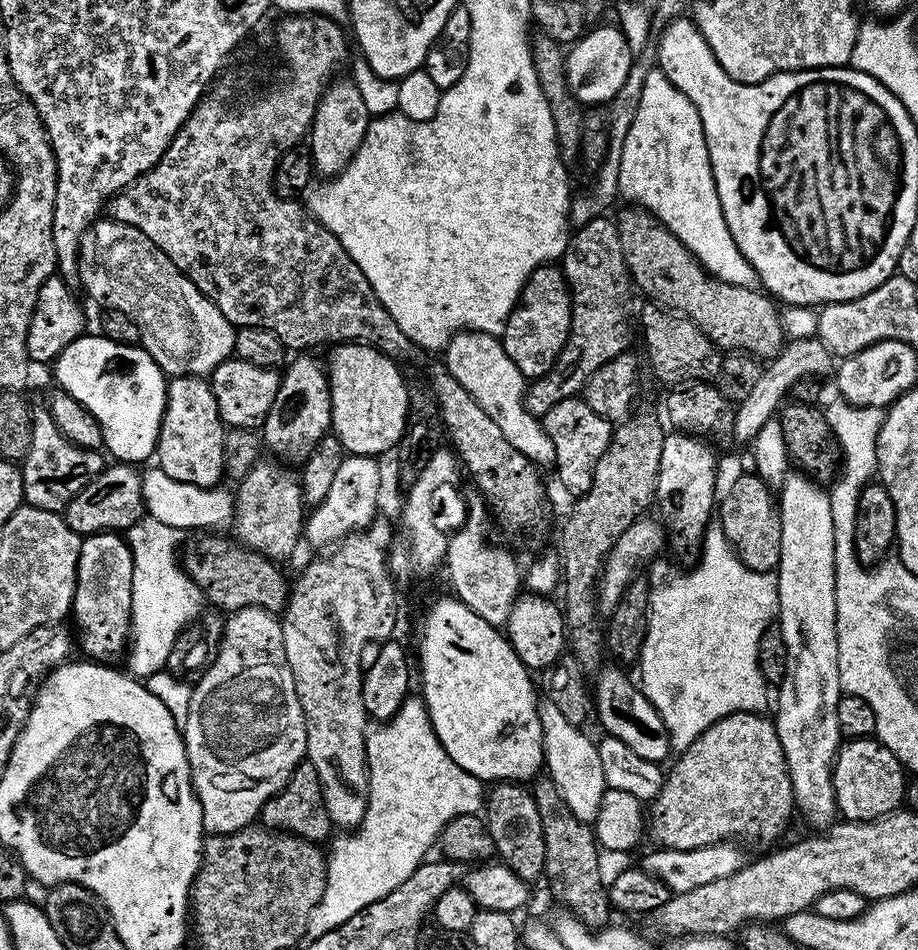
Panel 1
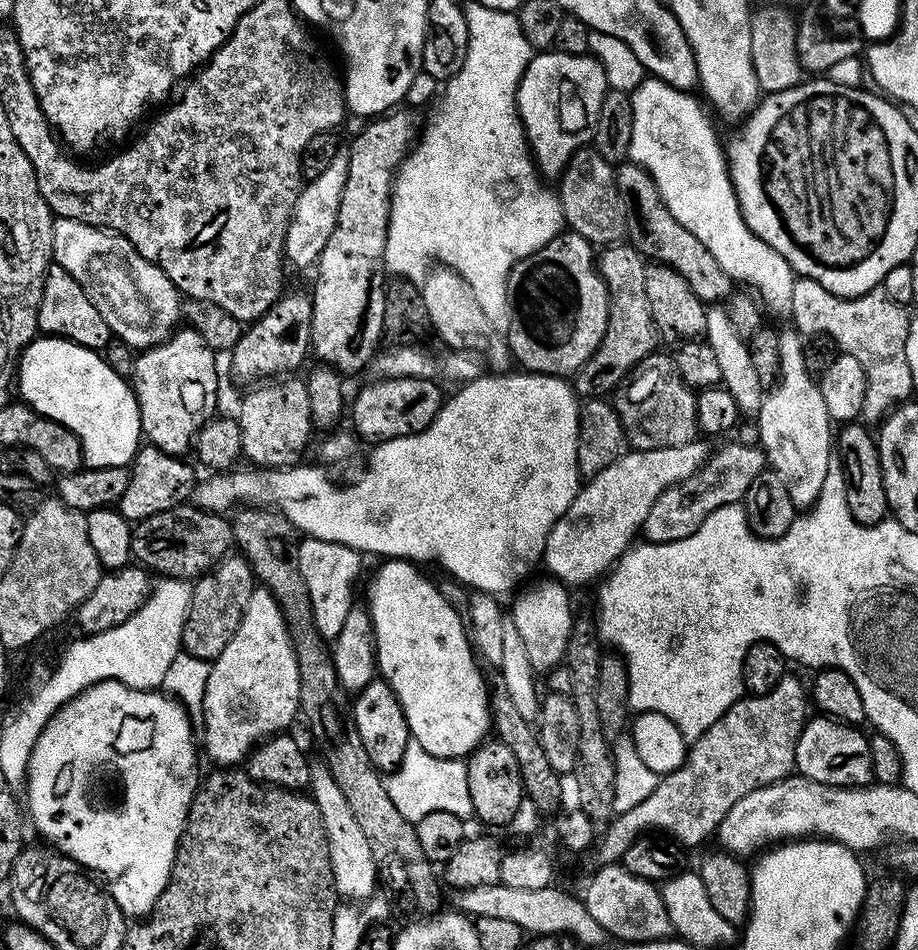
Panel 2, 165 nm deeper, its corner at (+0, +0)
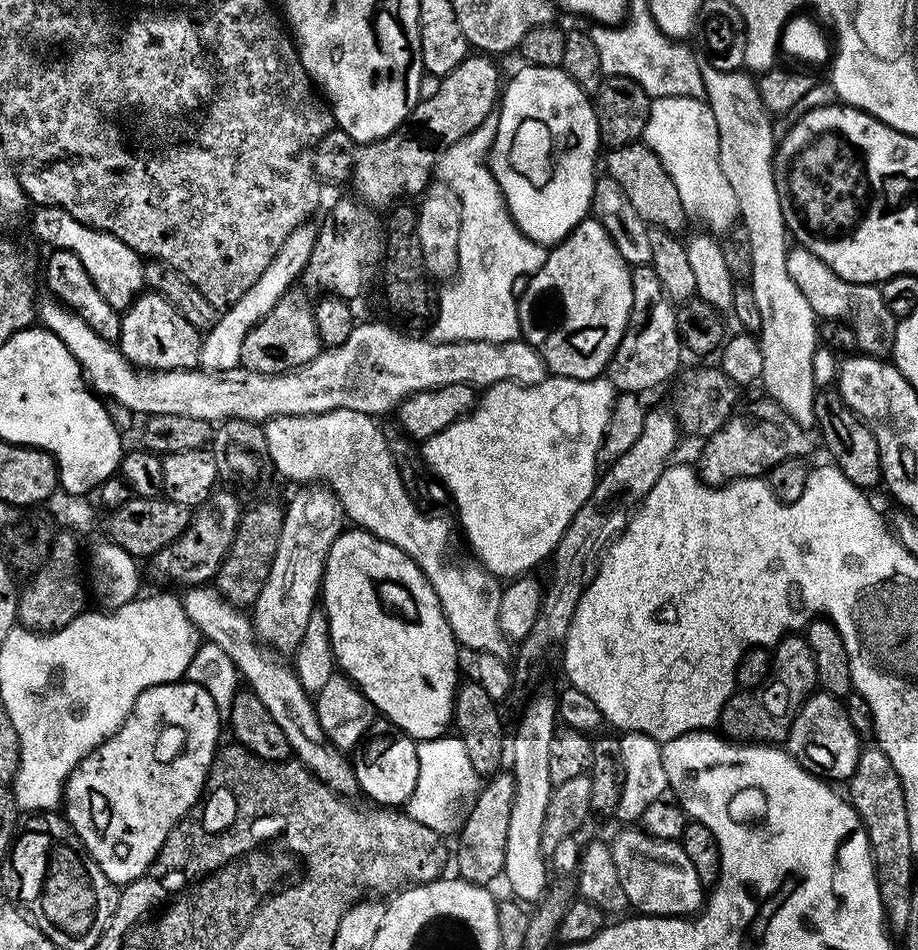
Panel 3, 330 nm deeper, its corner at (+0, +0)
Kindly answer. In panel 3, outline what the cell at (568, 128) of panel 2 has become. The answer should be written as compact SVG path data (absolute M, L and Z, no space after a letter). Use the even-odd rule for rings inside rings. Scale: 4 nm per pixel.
M524 64L513 74L512 81L510 81L509 84L507 81L507 83L503 85L502 95L498 100L496 137L492 143L490 153L490 167L500 187L500 193L504 196L508 213L512 216L513 222L522 230L522 234L526 234L534 242L551 246L567 238L570 234L570 230L574 230L574 226L578 226L578 222L582 222L589 215L592 206L594 186L598 179L598 171L596 172L596 155L598 155L599 152L602 152L602 145L600 142L600 131L598 130L598 118L596 117L593 101L590 99L589 93L582 91L578 86L578 82L574 82L574 78L570 78L570 74L566 74L563 68Z

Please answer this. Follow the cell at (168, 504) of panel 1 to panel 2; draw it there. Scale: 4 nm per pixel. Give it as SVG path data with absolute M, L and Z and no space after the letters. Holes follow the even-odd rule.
M523 370L517 371L517 376L512 376L513 374L482 374L476 380L469 380L467 382L461 383L460 388L452 397L445 399L440 406L440 412L435 418L430 422L428 428L422 429L420 432L415 432L409 436L396 436L392 440L382 440L375 445L376 448L372 452L372 457L368 460L368 469L357 478L353 484L335 484L326 473L320 468L300 468L301 466L292 466L287 470L252 470L256 472L240 472L241 470L232 470L227 474L208 474L208 477L201 479L197 483L194 489L194 504L197 508L205 508L208 512L219 512L221 514L227 513L227 508L235 509L237 506L244 506L251 502L256 506L274 506L275 511L283 514L285 518L289 520L292 524L293 529L297 533L303 534L305 537L312 537L315 540L325 540L326 542L341 543L342 546L352 547L354 551L361 554L367 554L367 552L373 552L374 555L380 556L379 558L399 558L401 560L407 560L409 562L421 562L420 560L437 560L442 567L445 568L447 575L453 580L461 582L463 585L467 586L469 589L475 590L477 592L487 592L491 594L499 594L498 592L508 592L532 567L539 565L541 563L541 556L544 550L544 543L547 540L547 535L550 534L551 528L556 522L558 522L561 514L567 509L572 502L576 493L582 487L582 477L580 474L580 469L576 466L576 444L580 440L580 414L582 411L581 401L578 399L573 385L569 383L567 379L558 376L538 376L535 374L529 374Z

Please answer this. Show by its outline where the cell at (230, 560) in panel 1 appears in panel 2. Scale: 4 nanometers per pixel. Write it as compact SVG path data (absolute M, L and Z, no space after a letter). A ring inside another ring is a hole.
M185 502L178 508L162 510L162 514L137 520L132 530L133 557L145 569L160 572L156 574L161 577L195 581L209 572L216 561L229 555L233 547L232 525L224 519L219 512L208 512Z

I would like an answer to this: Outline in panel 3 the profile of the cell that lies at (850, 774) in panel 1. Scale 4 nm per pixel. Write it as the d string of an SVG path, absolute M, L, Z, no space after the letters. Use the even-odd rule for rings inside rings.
M820 691L809 695L808 699L801 704L799 712L796 713L796 721L788 731L786 748L805 768L815 770L817 773L825 772L820 774L827 777L829 781L847 782L851 780L858 766L858 758L862 751L861 737L856 727L852 725L851 718L848 717L847 707L841 701L839 704L832 697L835 695L831 691Z

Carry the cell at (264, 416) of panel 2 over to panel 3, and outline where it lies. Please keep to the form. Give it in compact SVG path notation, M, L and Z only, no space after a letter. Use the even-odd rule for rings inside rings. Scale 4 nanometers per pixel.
M289 290L264 318L252 327L250 334L242 342L240 367L266 374L281 376L283 372L294 372L306 366L322 351L322 345L316 329L316 314L313 305L303 296L303 291Z

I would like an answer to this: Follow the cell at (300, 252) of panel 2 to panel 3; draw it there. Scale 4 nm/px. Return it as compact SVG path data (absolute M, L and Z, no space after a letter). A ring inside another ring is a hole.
M305 222L287 233L278 254L272 259L270 266L266 266L262 278L258 278L258 282L254 282L254 286L250 286L250 290L246 290L246 294L242 294L242 298L234 302L234 306L225 308L219 313L216 324L203 333L200 342L201 369L223 370L240 367L242 342L246 334L250 334L252 327L274 308L278 298L282 298L295 285L292 283L295 280L297 283L303 277L306 262L314 250L317 231L315 223L312 225L312 222Z

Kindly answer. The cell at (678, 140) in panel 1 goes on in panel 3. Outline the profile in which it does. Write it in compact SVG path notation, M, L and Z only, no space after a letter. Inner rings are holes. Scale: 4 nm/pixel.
M681 96L653 99L642 140L654 150L654 154L658 154L662 166L666 166L666 174L670 174L678 190L685 213L697 212L708 227L705 229L716 234L727 233L737 223L740 215L738 202L722 172L718 122L714 122L708 103Z

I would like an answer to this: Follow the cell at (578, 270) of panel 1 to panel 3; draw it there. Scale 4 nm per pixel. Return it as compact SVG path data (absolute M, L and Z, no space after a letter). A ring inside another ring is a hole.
M638 264L632 268L634 302L630 310L630 322L624 331L618 350L610 358L606 379L617 393L635 392L645 394L651 388L664 384L680 368L680 331L676 321L676 308L658 282L651 264Z

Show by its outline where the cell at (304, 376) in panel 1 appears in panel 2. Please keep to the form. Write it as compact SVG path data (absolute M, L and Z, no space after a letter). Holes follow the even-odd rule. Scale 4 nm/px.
M392 110L371 122L365 123L361 132L351 137L352 145L346 148L348 153L348 173L346 190L342 190L342 206L338 206L338 222L330 242L322 250L320 259L314 265L316 285L310 288L312 297L312 342L314 356L321 365L335 368L341 374L360 372L371 365L381 347L380 336L384 331L384 298L386 279L384 271L384 251L388 241L388 219L392 209L392 186L396 179L396 169L408 155L418 136L418 124L408 112Z

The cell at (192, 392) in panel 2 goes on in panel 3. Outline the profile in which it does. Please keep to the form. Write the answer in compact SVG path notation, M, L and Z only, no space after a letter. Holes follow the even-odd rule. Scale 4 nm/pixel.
M151 290L133 300L120 317L118 347L140 370L192 370L200 362L202 336L164 296Z

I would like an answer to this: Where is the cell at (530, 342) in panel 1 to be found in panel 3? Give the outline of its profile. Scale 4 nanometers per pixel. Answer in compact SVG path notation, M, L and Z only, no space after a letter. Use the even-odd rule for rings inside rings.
M595 218L578 222L567 238L548 248L546 262L527 277L526 283L524 292L522 288L518 296L520 335L531 348L538 350L549 373L571 380L603 377L614 350L618 350L618 342L622 342L634 302L632 268L618 254L618 246L606 232L606 226Z

